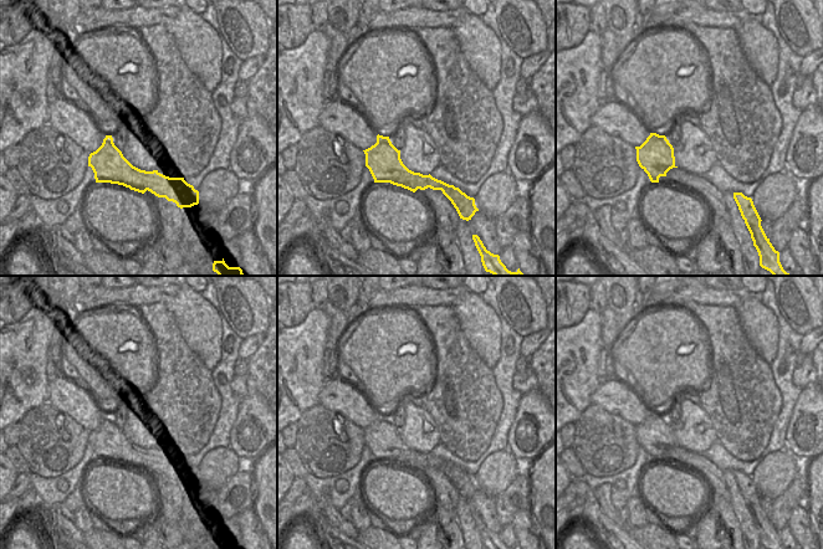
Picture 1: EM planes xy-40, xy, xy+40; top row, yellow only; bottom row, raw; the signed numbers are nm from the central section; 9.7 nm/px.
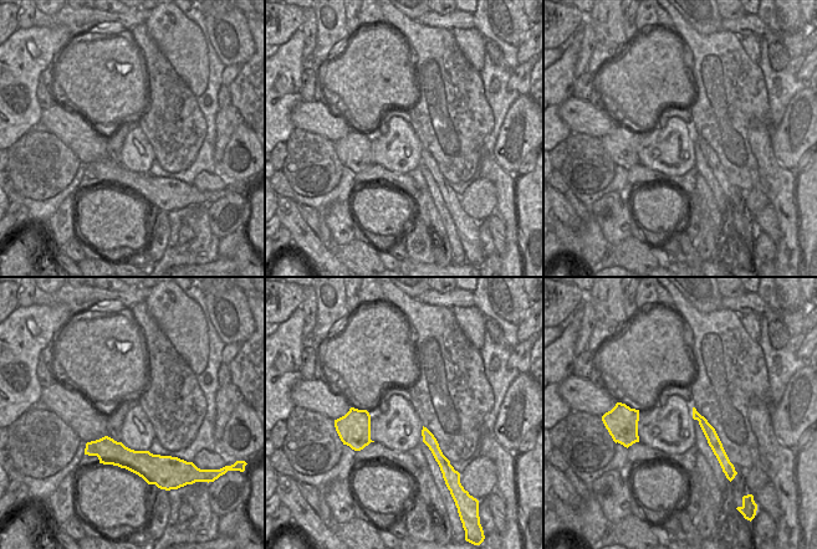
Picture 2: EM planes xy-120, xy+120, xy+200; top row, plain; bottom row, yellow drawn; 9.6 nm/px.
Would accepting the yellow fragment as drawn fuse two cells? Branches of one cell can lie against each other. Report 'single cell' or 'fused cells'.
fused cells

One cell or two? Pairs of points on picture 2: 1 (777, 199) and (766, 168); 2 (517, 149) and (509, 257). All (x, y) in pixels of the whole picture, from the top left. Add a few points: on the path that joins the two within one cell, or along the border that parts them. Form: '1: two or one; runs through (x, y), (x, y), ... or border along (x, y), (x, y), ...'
1: one; runs through (777, 191), (777, 183), (771, 175)
2: two; border along (494, 155), (494, 159), (515, 176)

